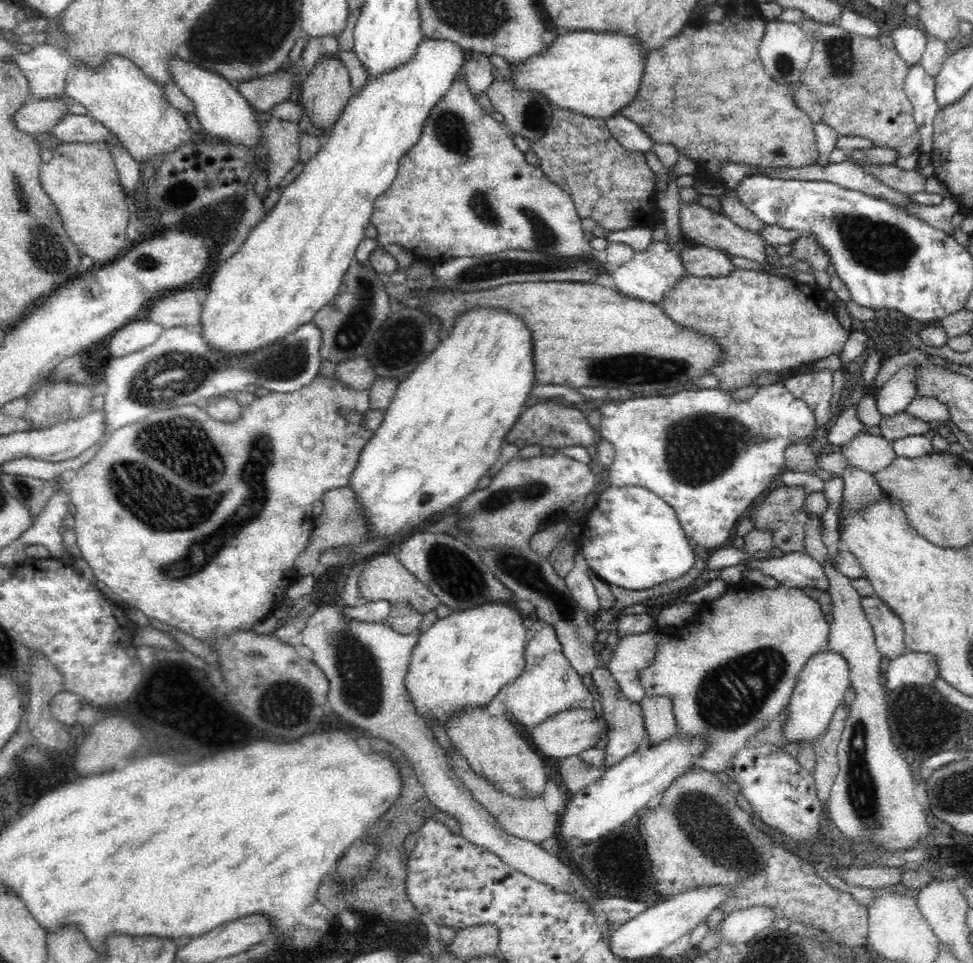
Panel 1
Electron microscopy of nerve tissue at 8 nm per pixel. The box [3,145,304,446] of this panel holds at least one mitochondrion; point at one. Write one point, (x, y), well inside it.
(46, 250)

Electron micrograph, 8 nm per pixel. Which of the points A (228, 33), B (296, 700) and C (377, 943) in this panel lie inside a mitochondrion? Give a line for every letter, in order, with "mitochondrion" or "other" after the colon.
A: mitochondrion
B: mitochondrion
C: other

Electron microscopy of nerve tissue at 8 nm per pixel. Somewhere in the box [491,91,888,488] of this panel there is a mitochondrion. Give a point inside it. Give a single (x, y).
(638, 370)

